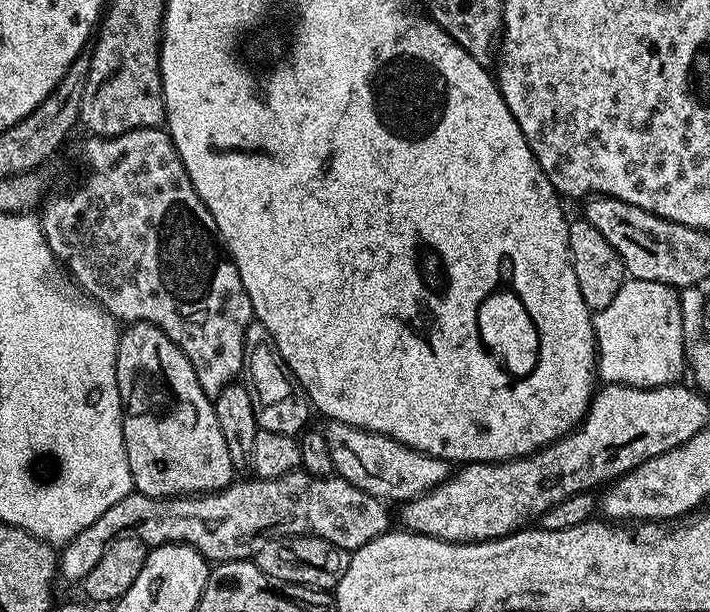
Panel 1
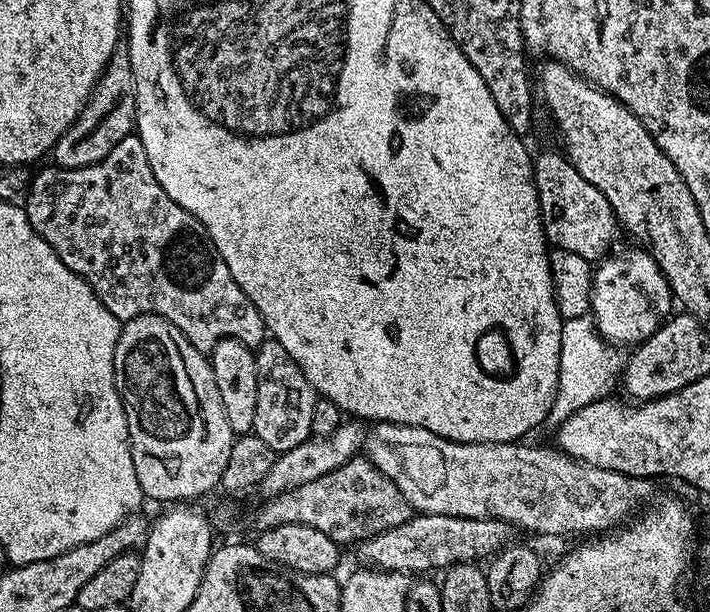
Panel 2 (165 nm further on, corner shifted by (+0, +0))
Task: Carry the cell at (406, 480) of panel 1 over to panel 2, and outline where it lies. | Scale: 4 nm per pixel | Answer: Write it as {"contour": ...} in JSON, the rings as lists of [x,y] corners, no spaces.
{"contour":[[[376,422],[367,429],[362,452],[372,465],[390,478],[390,482],[394,482],[394,486],[398,486],[398,490],[402,490],[406,502],[410,502],[417,513],[505,520],[516,525],[517,529],[524,531],[525,528],[540,536],[576,536],[579,532],[604,534],[623,525],[653,499],[651,479],[602,470],[567,456],[555,447],[539,448],[528,443],[463,444],[430,434],[430,430],[422,430],[418,426]]]}

